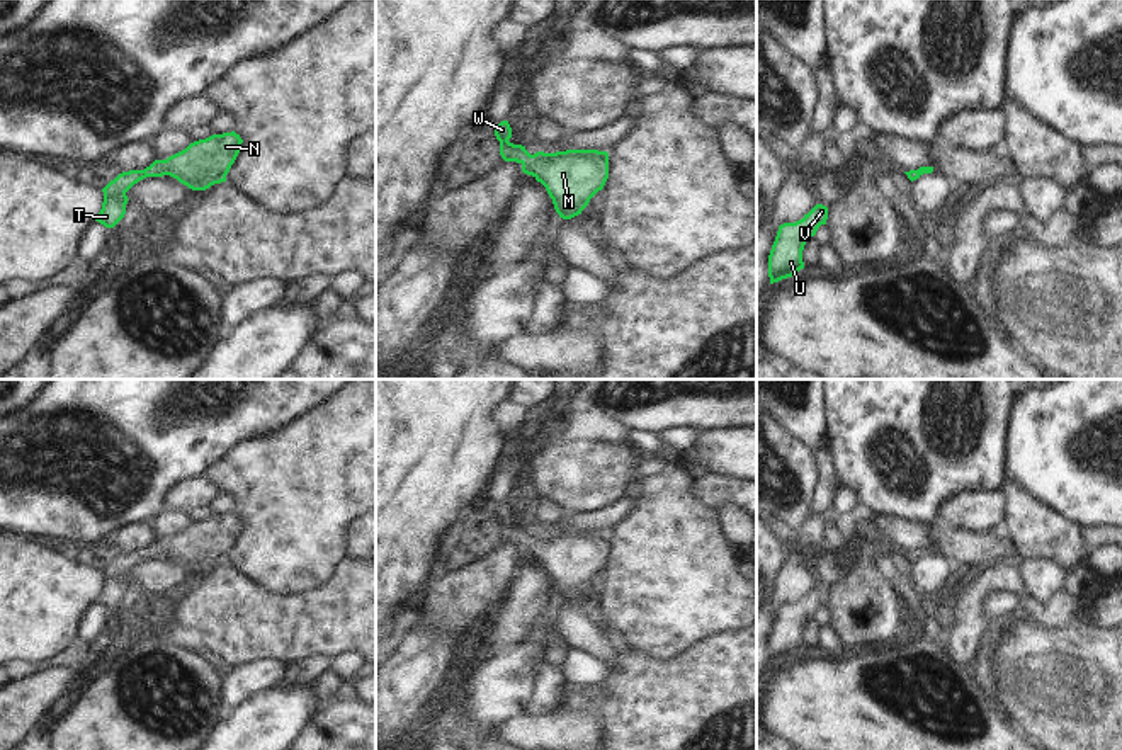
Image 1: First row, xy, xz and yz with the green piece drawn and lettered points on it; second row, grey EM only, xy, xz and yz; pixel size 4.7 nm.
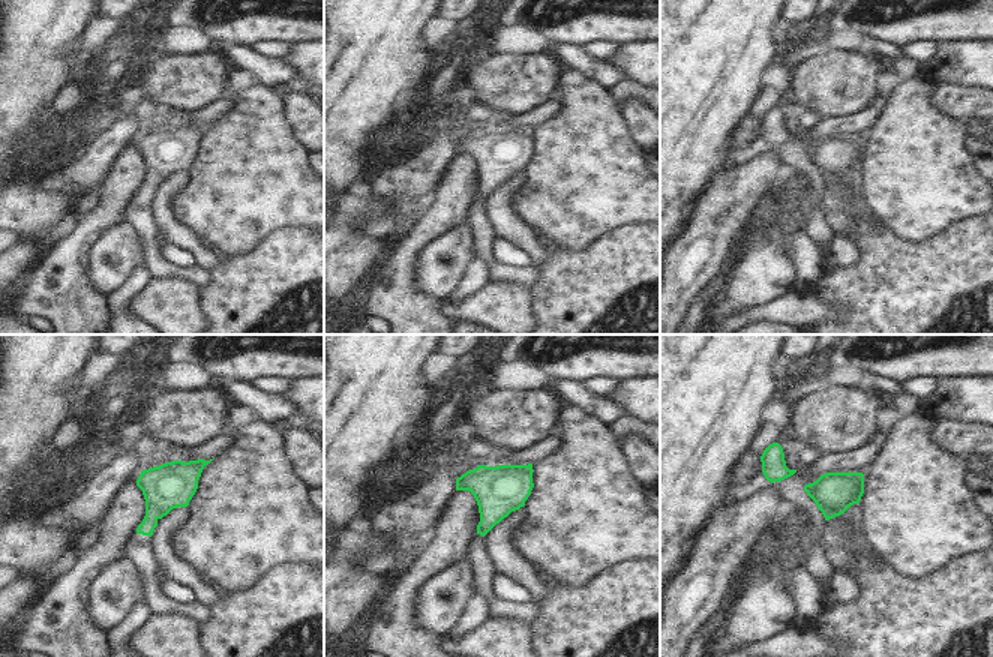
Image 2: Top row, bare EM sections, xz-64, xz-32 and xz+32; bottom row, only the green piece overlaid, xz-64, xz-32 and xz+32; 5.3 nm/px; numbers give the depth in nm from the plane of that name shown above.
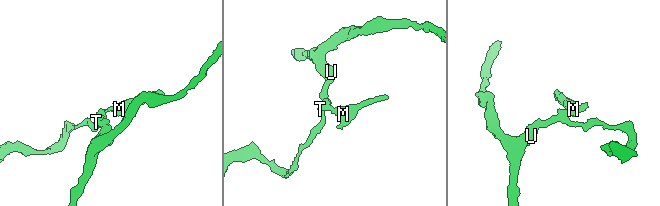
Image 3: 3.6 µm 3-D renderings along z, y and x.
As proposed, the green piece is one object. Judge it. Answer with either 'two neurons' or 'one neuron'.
one neuron

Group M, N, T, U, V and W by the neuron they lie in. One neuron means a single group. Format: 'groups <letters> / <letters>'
groups M N T U V W

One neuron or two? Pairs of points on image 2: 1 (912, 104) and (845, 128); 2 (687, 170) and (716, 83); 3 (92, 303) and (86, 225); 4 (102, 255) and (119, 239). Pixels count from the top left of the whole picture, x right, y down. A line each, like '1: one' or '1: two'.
1: two
2: one
3: one
4: one

